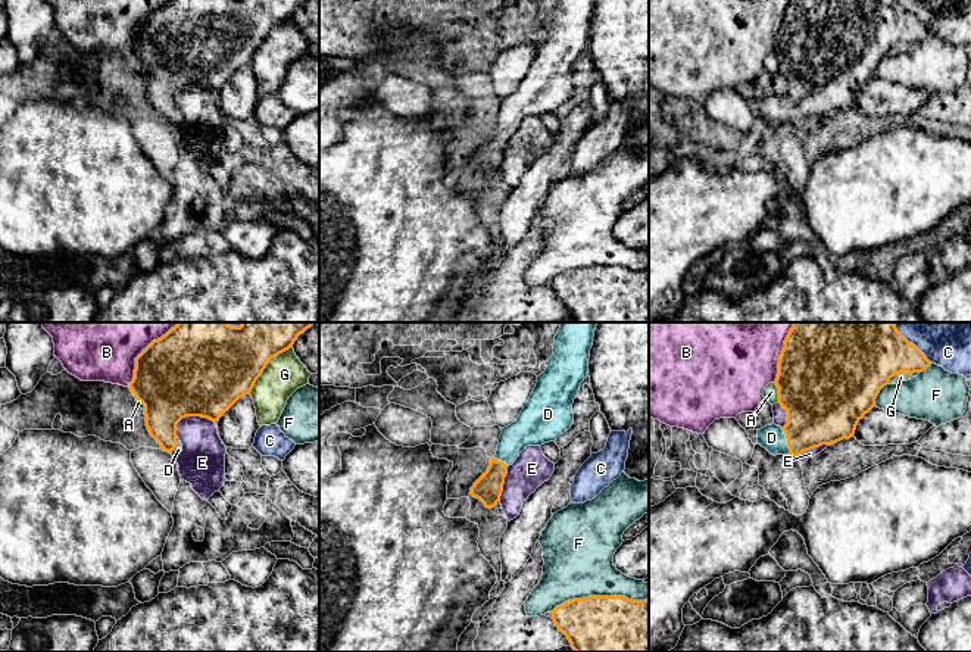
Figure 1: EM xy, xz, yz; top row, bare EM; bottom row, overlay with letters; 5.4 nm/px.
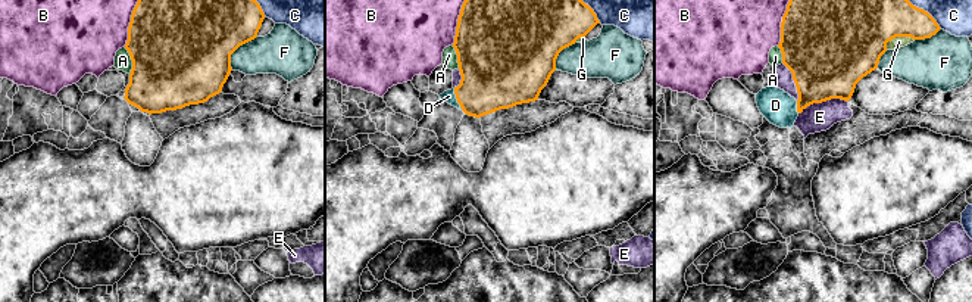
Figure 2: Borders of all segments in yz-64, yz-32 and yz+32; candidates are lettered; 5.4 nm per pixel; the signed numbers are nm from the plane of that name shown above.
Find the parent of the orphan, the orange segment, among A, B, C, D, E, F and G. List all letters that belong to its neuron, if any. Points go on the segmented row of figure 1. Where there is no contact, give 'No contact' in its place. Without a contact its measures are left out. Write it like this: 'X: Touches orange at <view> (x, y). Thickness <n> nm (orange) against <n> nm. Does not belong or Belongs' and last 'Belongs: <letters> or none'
A: Touches orange at yz (779, 393). Thickness 500 nm (orange) against 80 nm. Does not belong
B: Touches orange at xy (143, 351). Thickness 460 nm (orange) against 480 nm. Does not belong
C: Touches orange at yz (911, 343). Thickness 400 nm (orange) against 360 nm. Does not belong
D: Touches orange at yz (787, 442). Thickness 360 nm (orange) against 140 nm. Belongs
E: Touches orange at xy (189, 415). Thickness 500 nm (orange) against 240 nm. Does not belong
F: Touches orange at xz (599, 596). Thickness 460 nm (orange) against 360 nm. Does not belong
G: Touches orange at xy (265, 367). Thickness 440 nm (orange) against 220 nm. Does not belong
Belongs: D

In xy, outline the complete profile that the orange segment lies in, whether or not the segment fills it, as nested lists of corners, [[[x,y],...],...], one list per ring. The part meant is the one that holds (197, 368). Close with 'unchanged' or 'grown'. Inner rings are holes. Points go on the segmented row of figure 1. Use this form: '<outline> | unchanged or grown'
[[[178,322],[165,336],[153,340],[137,358],[129,389],[144,405],[146,427],[160,449],[177,458],[182,444],[177,437],[177,424],[185,417],[202,417],[210,421],[219,418],[243,396],[250,394],[256,380],[272,358],[293,347],[300,334],[315,322],[241,322],[231,327],[227,322]]] | grown

